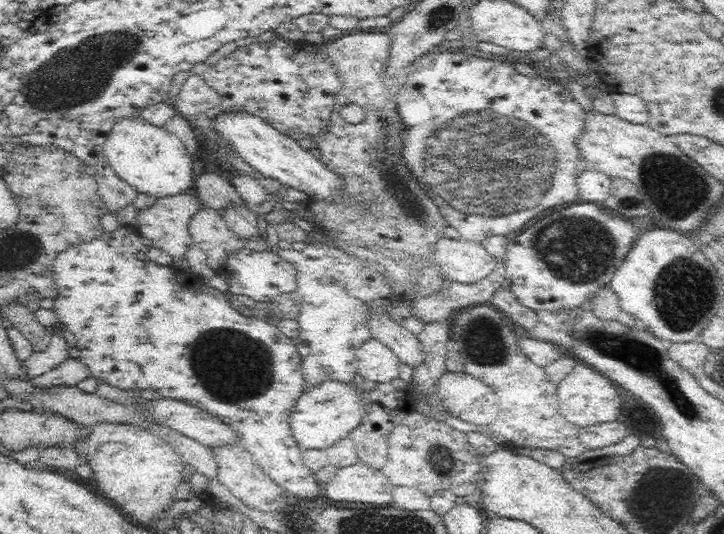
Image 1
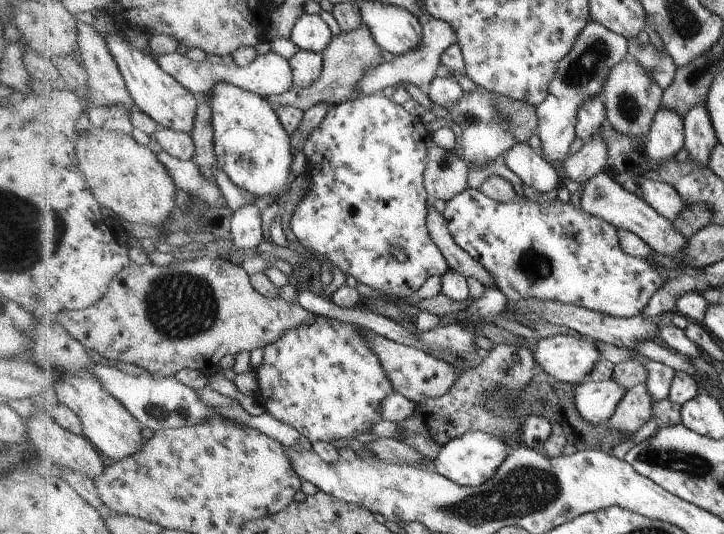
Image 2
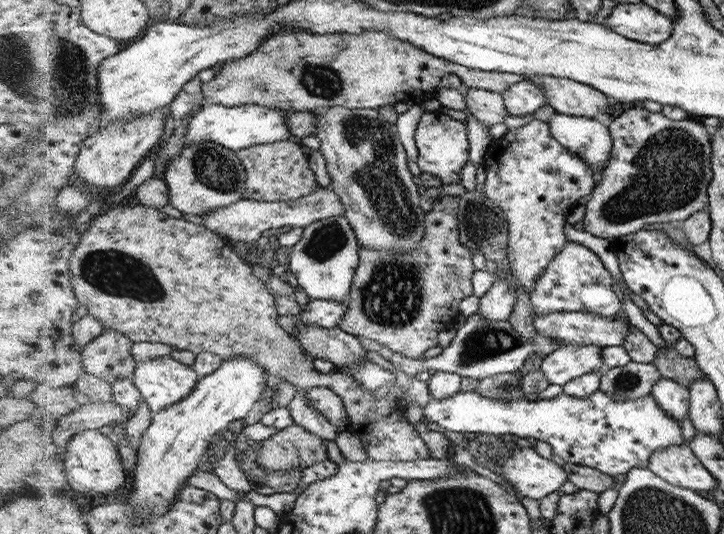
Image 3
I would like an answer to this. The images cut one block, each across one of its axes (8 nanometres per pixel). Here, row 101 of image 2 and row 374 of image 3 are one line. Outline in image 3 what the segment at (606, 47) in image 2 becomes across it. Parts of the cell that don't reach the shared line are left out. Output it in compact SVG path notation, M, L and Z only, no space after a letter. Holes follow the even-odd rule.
M594 344L561 346L543 358L541 370L550 384L564 386L579 376L604 370L602 346Z

